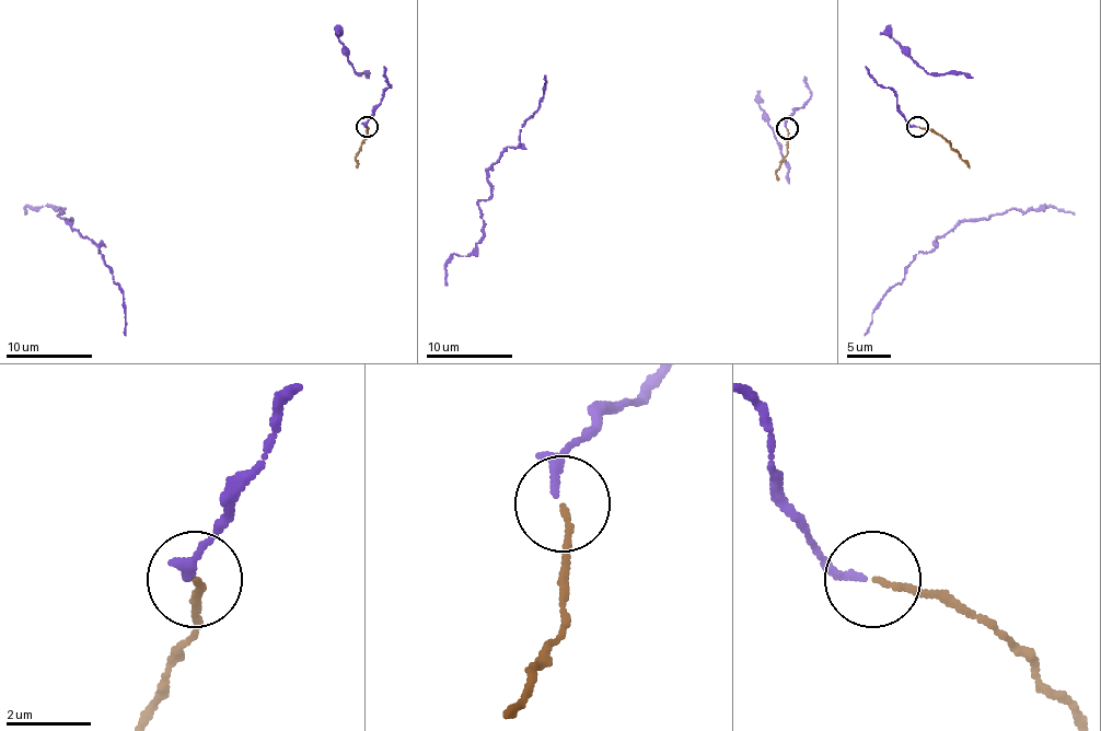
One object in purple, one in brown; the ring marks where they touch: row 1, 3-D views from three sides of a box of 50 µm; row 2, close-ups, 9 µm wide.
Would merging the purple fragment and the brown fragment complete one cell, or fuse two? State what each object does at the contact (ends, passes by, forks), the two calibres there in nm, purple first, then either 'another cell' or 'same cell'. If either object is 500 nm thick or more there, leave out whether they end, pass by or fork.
purple passes by; brown ends; calibres 140 and 120 nm; same cell

